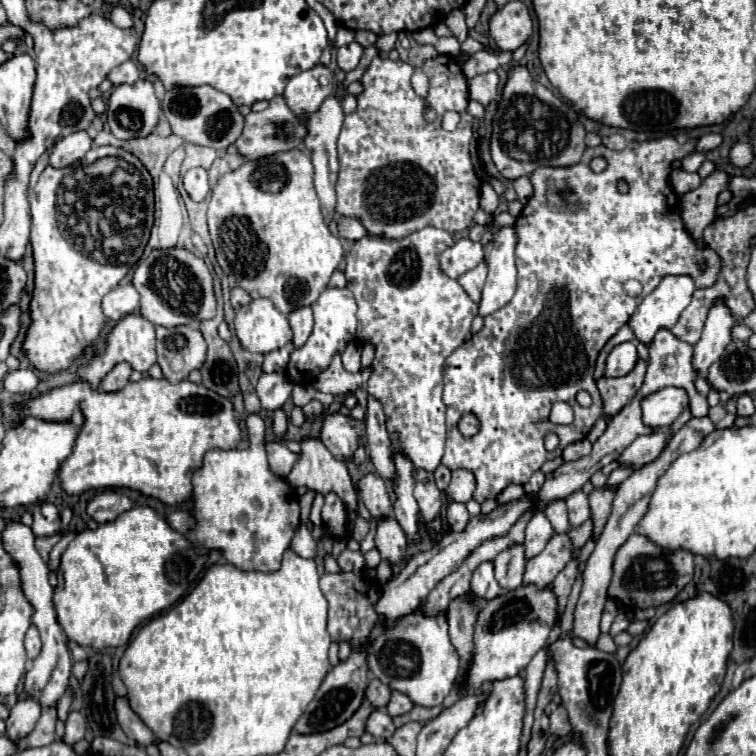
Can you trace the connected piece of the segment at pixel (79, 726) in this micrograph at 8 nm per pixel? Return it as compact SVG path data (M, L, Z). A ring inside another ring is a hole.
M70 711L66 719L66 731L64 731L62 741L68 745L74 745L84 739L84 733L86 733L86 717L80 711Z

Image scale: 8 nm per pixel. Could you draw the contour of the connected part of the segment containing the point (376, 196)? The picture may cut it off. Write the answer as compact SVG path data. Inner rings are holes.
M438 55L428 59L422 65L422 71L430 77L430 91L426 99L420 99L410 87L410 77L414 67L404 61L392 61L376 57L364 77L360 79L364 91L358 95L358 107L354 113L344 117L344 125L338 137L338 159L340 173L336 181L336 213L344 217L356 217L370 235L378 235L384 239L402 239L420 231L424 227L438 227L448 233L464 231L472 225L474 213L480 209L480 177L474 171L470 159L470 139L474 135L472 115L466 113L468 107L468 81L462 73L460 63L450 55ZM424 103L430 103L438 119L434 123L424 121ZM446 111L460 113L460 123L454 131L442 129L442 115Z

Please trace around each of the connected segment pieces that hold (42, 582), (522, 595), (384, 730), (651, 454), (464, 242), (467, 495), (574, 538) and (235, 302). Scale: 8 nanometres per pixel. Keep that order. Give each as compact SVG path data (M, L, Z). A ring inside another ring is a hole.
M8 519L4 531L2 531L2 543L4 549L8 551L8 555L14 559L18 571L20 571L20 589L24 593L24 597L28 599L28 603L32 605L34 613L32 613L32 623L38 627L40 637L42 637L42 651L40 655L32 661L32 665L26 671L26 679L24 679L24 691L20 693L20 699L34 699L36 703L40 703L42 709L54 707L58 703L58 699L64 695L66 687L68 687L68 677L70 677L70 669L72 669L72 659L70 659L70 651L66 647L66 633L62 629L62 625L56 619L56 609L54 609L54 589L48 583L48 565L42 561L40 553L34 547L34 533L28 525L20 523L20 521L12 521Z
M526 585L514 591L506 591L492 601L486 601L484 607L480 607L478 611L478 619L474 625L472 663L460 689L480 689L486 681L502 681L522 673L528 661L546 645L548 633L556 619L556 595L550 587L538 589L534 585Z
M374 709L366 721L366 731L372 733L376 739L388 739L396 731L396 727L386 711Z
M656 431L652 435L644 435L638 437L632 445L628 445L628 449L622 453L620 463L622 465L632 465L632 467L642 467L646 463L652 463L664 449L666 445L666 433L664 431Z
M468 237L460 239L458 243L454 243L452 247L448 247L440 255L440 267L452 279L458 279L462 273L474 269L482 261L484 261L482 243L470 241Z
M456 469L452 471L452 479L450 479L450 485L446 489L446 493L450 495L452 501L458 501L458 503L466 503L472 499L472 493L474 493L474 475L466 469Z
M588 519L584 525L580 525L580 529L570 529L568 537L572 541L572 549L582 549L584 543L590 539L592 533L592 521Z
M234 287L234 289L232 289L232 297L230 297L230 301L232 301L232 307L234 307L234 309L240 309L242 305L250 303L252 299L250 299L250 295L248 295L244 289Z

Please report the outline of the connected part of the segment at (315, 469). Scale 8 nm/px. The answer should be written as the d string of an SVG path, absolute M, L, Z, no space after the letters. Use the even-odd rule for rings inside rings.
M304 437L300 441L300 447L302 447L302 457L300 461L294 465L294 469L290 471L290 475L286 477L286 481L292 485L292 487L308 487L308 489L314 489L322 495L328 495L328 493L336 493L342 503L346 505L346 509L350 511L357 511L358 507L358 493L355 485L352 485L350 481L350 475L348 475L348 469L342 461L334 459L332 453L328 453L328 449L322 445L320 439L314 439L314 437Z

